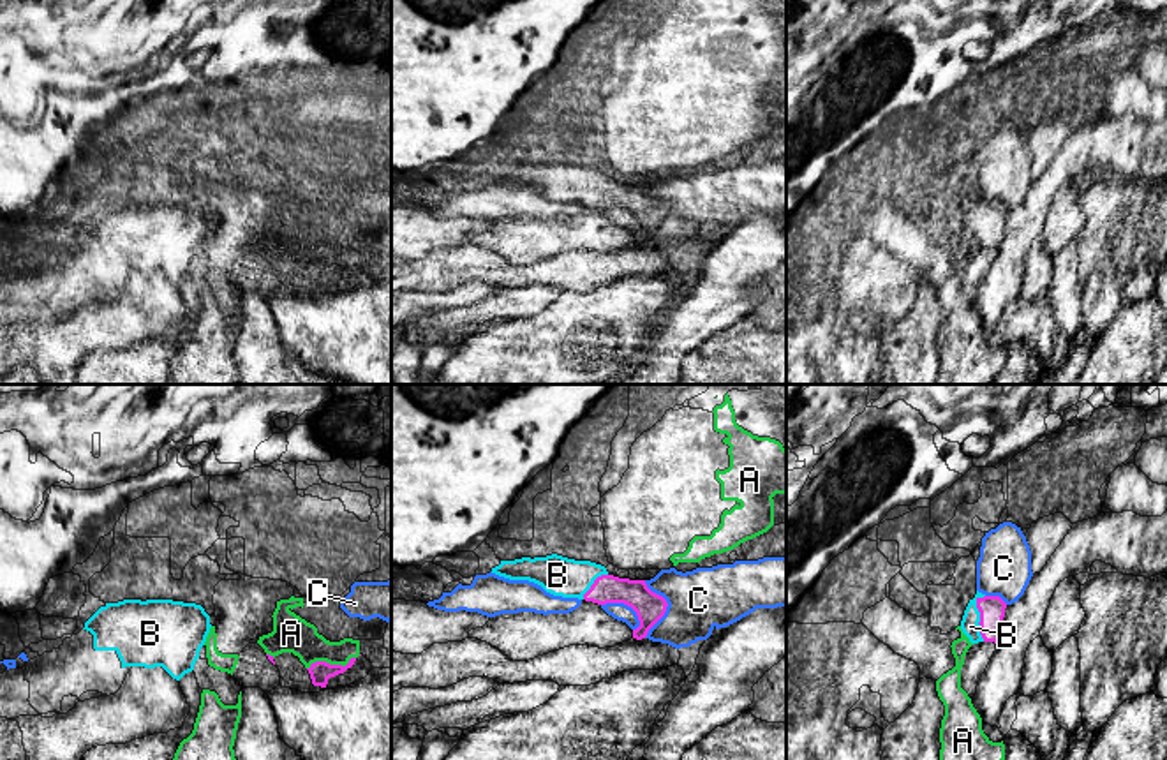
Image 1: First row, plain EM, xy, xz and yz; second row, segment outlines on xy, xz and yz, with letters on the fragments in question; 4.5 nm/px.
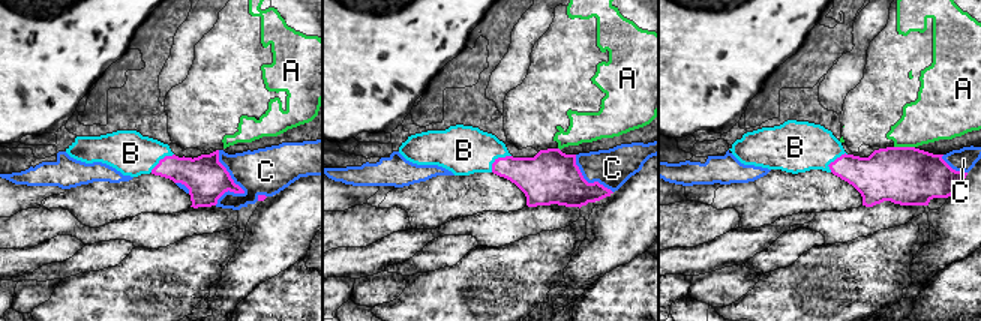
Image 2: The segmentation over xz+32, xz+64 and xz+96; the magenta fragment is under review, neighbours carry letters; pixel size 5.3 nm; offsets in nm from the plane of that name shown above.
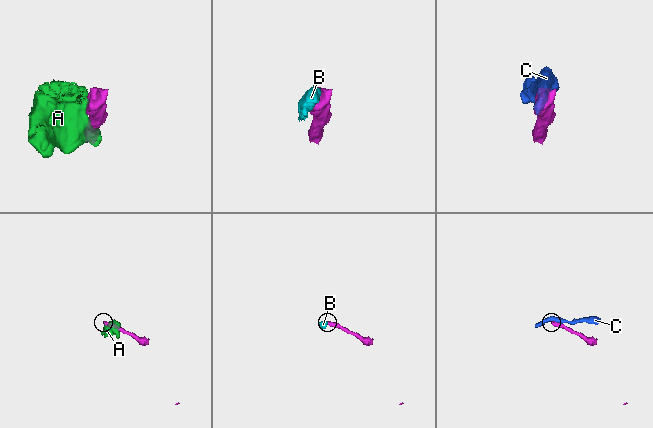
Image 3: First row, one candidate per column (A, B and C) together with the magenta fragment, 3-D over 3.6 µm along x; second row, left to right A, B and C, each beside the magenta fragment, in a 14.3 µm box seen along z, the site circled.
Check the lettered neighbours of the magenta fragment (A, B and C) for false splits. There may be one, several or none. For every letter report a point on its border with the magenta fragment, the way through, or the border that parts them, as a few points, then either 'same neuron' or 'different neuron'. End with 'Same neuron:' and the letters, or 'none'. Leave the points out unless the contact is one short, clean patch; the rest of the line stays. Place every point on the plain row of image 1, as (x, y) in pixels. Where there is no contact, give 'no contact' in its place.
A: contact xy (330, 270); border xy (355, 261), (344, 270), (314, 267), (307, 274); different neuron
B: contact yz (981, 223); way yz (991, 214), (981, 223), (970, 231); same neuron
C: contact xz (667, 210); different neuron
Same neuron: B

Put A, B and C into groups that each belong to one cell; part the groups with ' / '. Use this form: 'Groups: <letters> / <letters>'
Groups: A / B / C

